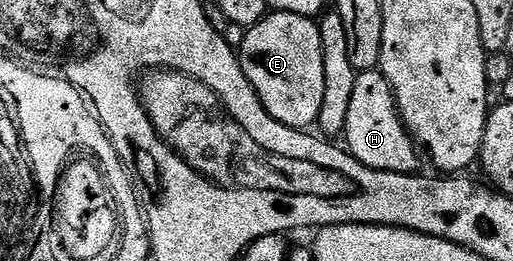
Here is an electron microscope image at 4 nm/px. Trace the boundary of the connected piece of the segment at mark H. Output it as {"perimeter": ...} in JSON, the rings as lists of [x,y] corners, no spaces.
{"perimeter":[[[380,71],[358,72],[355,91],[351,95],[351,108],[347,110],[343,141],[349,154],[367,167],[392,173],[418,172],[418,146],[401,121],[401,115],[397,111],[397,100],[393,97],[393,88],[389,86],[389,80]]]}

